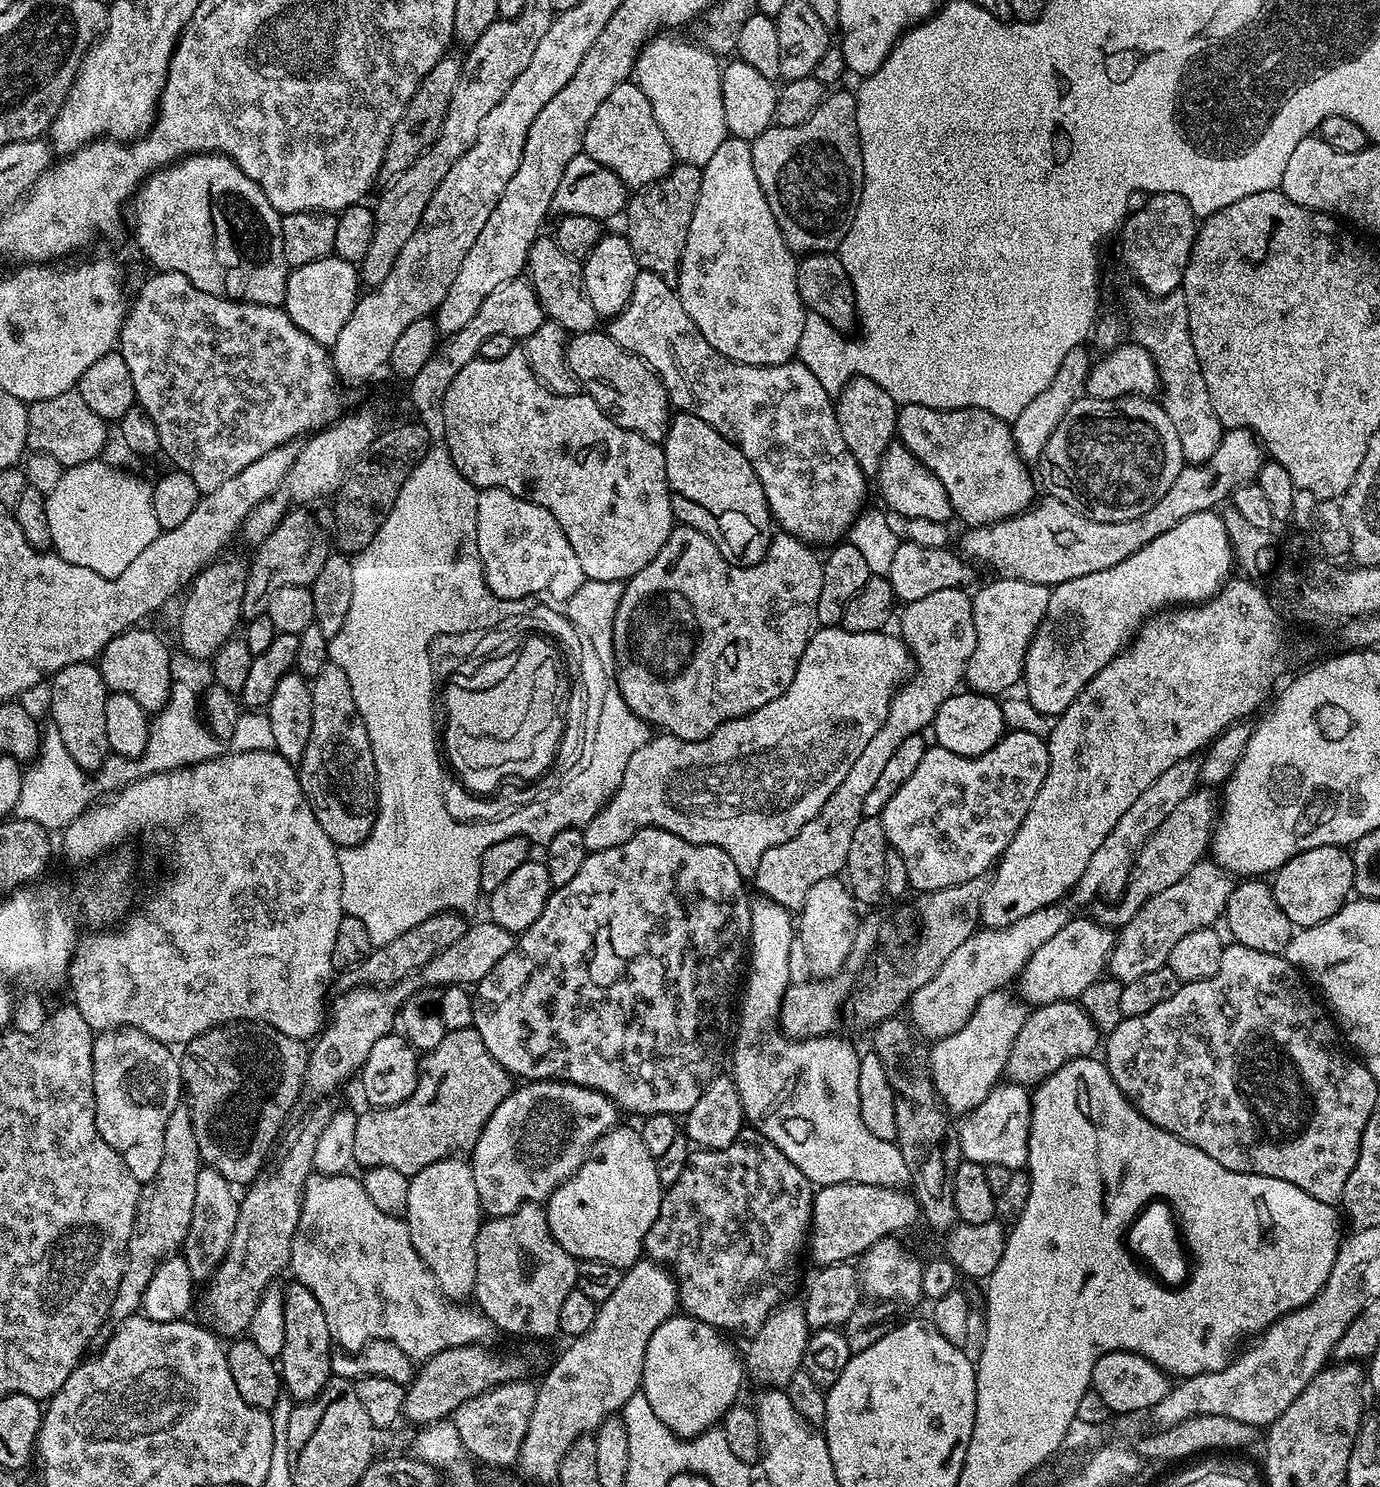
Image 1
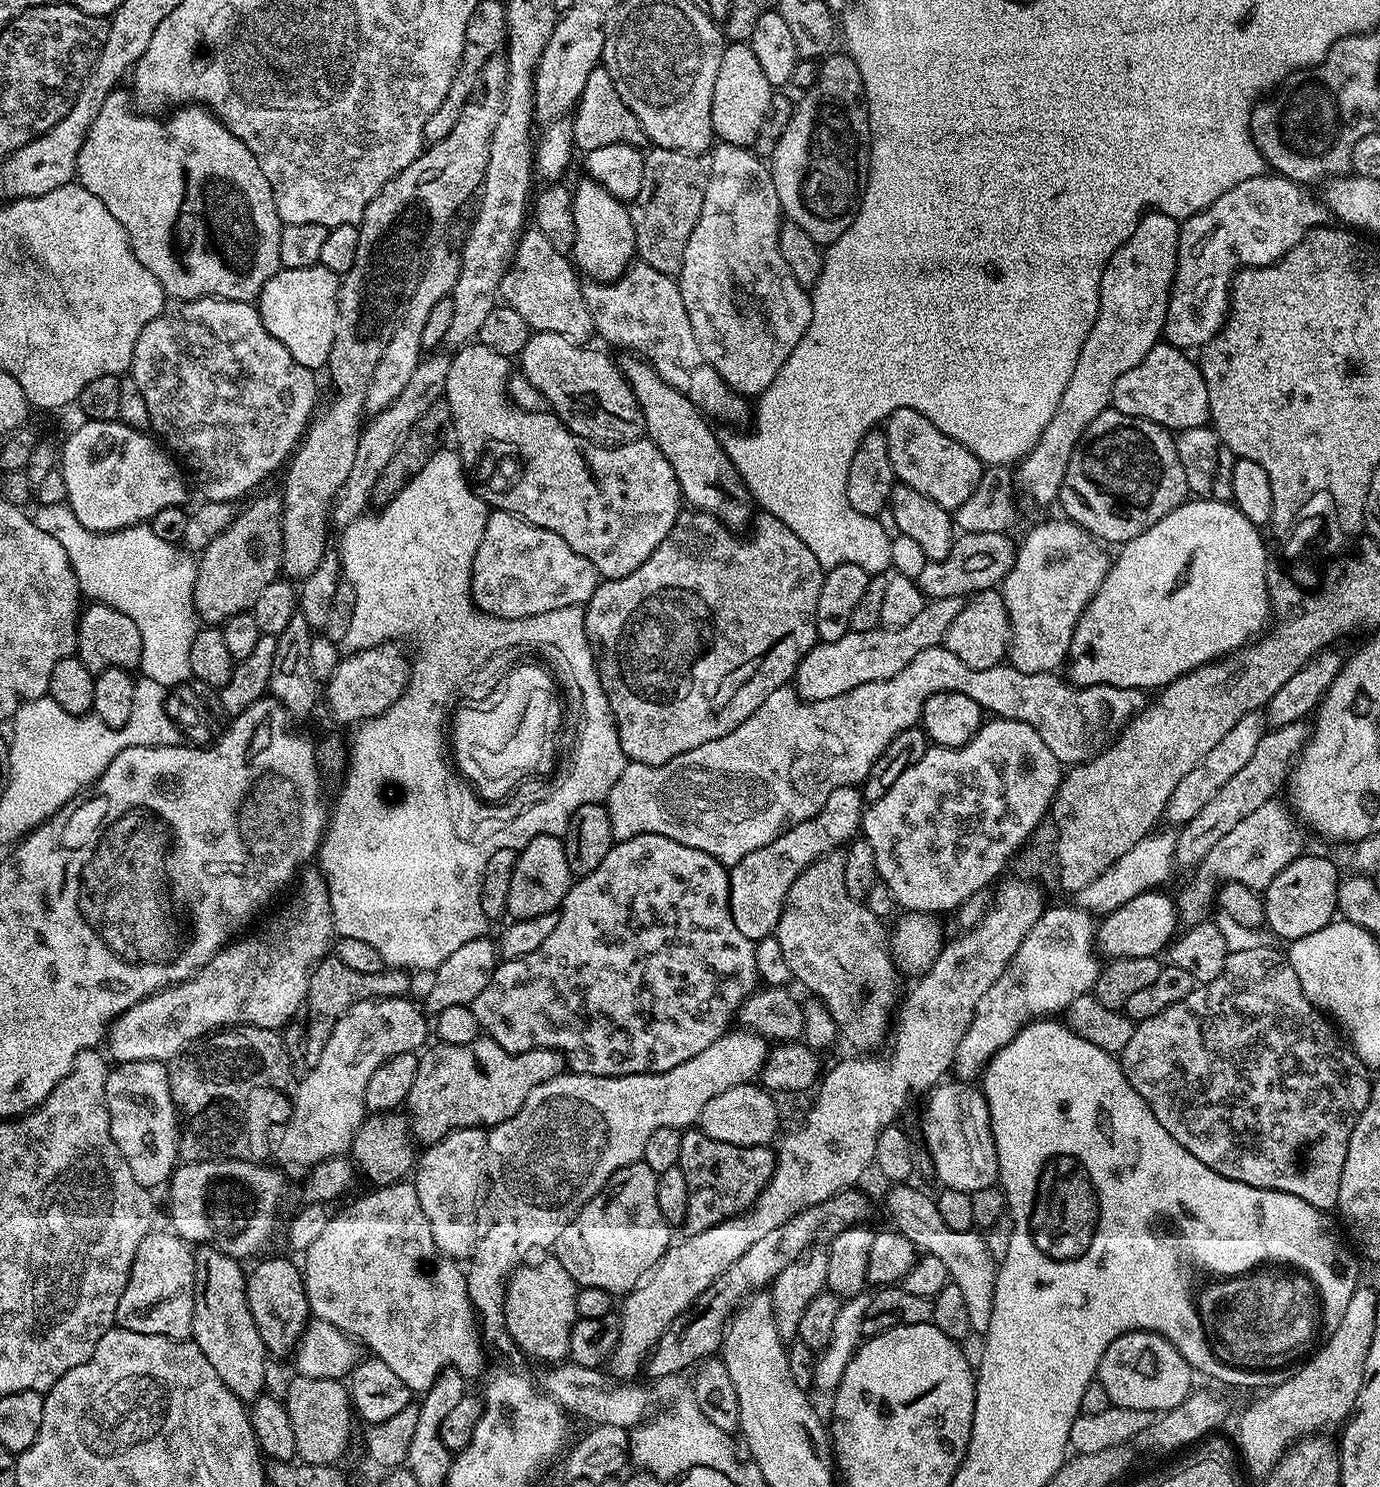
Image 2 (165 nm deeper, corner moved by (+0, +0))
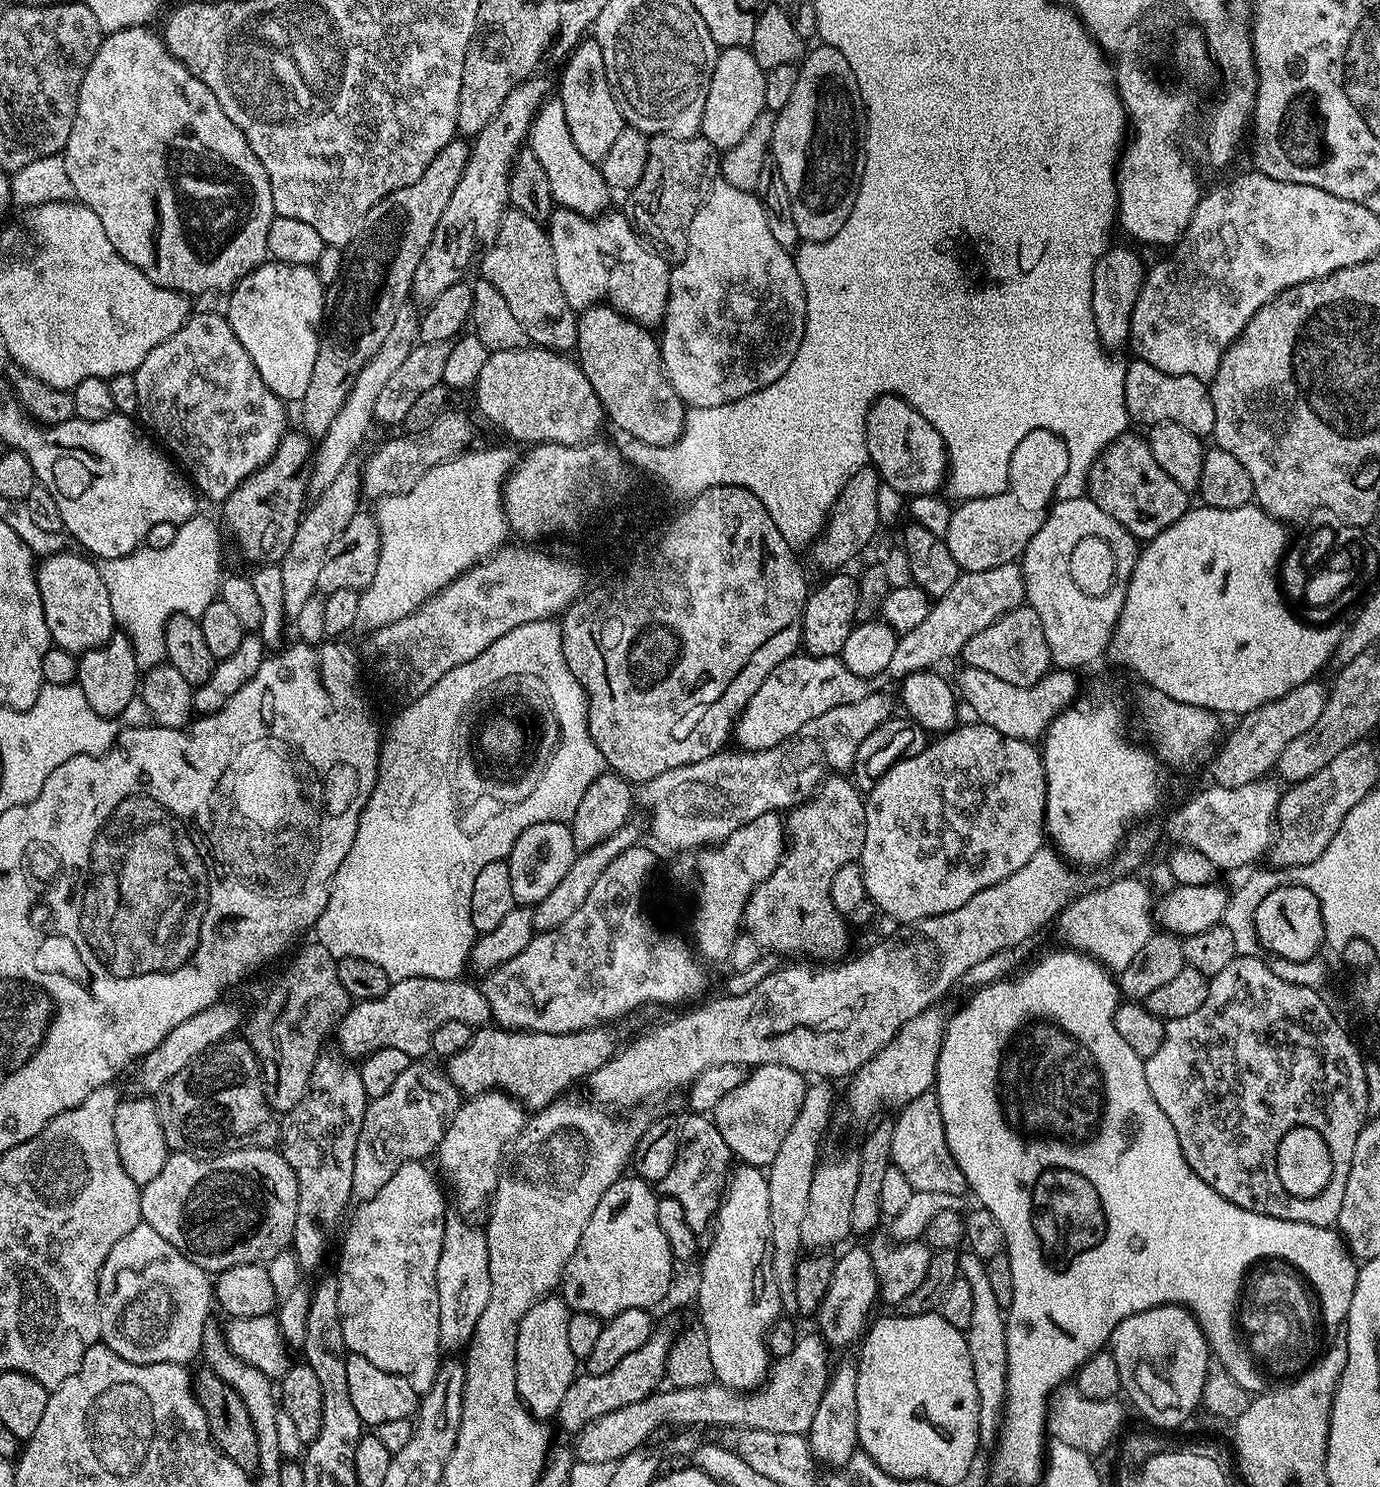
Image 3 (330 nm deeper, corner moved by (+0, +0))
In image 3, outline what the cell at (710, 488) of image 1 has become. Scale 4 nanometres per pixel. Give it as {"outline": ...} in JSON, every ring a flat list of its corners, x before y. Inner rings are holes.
{"outline":[[596,304,593,308,587,308,585,312,579,313,576,325,578,338,574,356,586,374,590,386,594,386,600,405,604,408,605,417,611,423,613,420,625,432,625,437,640,440,643,444,665,448,675,442,684,432,686,405,678,398,674,386,670,386,666,378,664,363,660,357,659,339,649,329,643,328,629,316,615,312,607,304]]}

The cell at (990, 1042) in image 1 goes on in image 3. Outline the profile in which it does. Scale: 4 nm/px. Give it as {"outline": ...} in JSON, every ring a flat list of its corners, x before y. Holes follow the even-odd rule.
{"outline":[[1112,878,1093,887,1092,891,1076,897,1058,917,1060,936,1068,943,1065,945,1091,956,1113,974,1119,974,1130,966,1131,960,1138,955,1138,950,1142,950,1142,946,1146,946,1154,931,1154,895,1142,881,1132,879,1136,878]]}

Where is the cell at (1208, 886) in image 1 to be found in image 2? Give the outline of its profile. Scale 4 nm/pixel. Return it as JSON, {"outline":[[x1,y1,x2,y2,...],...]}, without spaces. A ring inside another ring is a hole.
{"outline":[[1277,798,1258,806,1258,810,1254,810,1254,814,1242,818,1242,822,1238,822,1238,826,1234,826,1234,830,1230,830,1230,834,1226,834,1214,845,1214,850,1210,850,1210,854,1206,854,1206,858,1201,864,1196,865,1191,873,1192,881,1181,890,1180,896,1175,897,1179,923,1191,926,1207,921,1213,911,1214,901,1217,899,1221,884,1241,884,1257,890,1268,888,1270,882,1274,882,1274,878,1278,874,1282,874,1282,870,1286,870,1286,866,1290,866,1290,862,1305,855,1303,831,1305,832,1305,829,1295,811,1283,799]]}

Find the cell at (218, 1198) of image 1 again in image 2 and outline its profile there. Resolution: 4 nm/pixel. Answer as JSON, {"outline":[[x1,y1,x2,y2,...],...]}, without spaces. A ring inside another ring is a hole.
{"outline":[[200,1246,194,1252,194,1318,192,1319,191,1341,206,1354,206,1362,214,1366,218,1378,226,1382,226,1386,245,1402,255,1402,264,1392,264,1371,269,1357,262,1338,258,1334,258,1326,254,1326,254,1318,250,1314,250,1306,246,1298,248,1277,245,1265,241,1261,222,1254,217,1248]]}

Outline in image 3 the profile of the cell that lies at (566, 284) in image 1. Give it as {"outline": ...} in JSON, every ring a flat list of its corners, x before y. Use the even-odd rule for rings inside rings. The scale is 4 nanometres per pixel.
{"outline":[[515,210,505,212,498,234,483,249,479,264,479,275,506,298,514,318,518,318,533,345,553,350,575,349,578,313,566,302,566,294,562,294,558,270,554,270,554,250,541,221,526,218,526,214]]}

